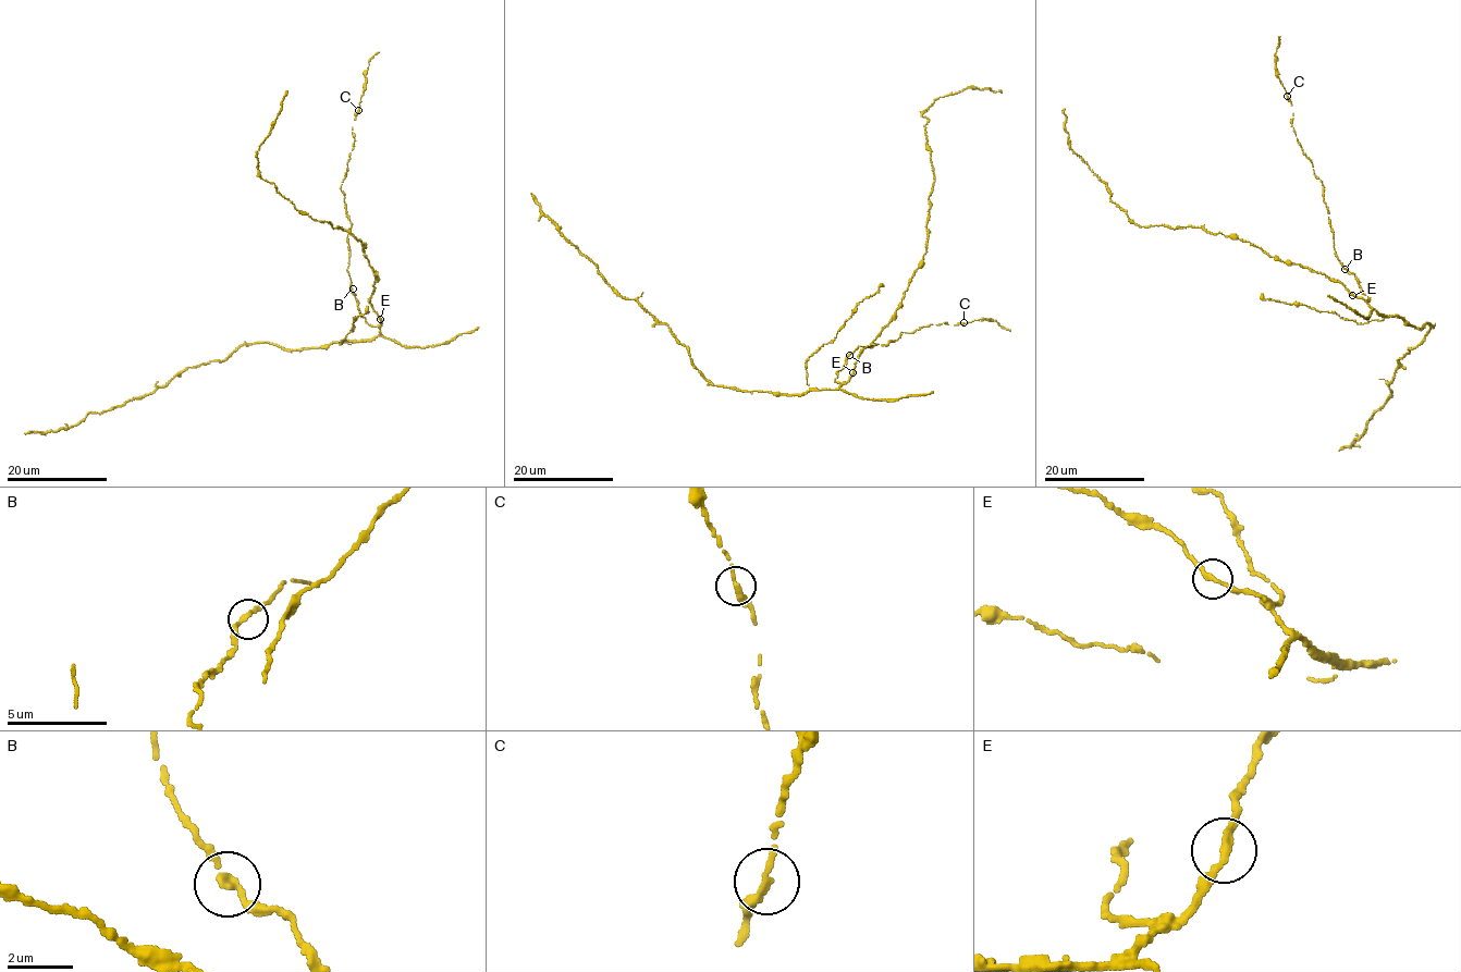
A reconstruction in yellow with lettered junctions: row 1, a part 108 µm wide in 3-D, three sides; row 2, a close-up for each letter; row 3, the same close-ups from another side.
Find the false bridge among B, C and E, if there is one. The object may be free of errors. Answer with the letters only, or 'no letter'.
no letter

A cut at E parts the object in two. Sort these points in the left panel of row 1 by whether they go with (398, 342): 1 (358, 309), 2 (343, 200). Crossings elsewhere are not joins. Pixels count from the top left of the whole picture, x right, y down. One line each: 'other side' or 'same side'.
1: same side
2: same side

